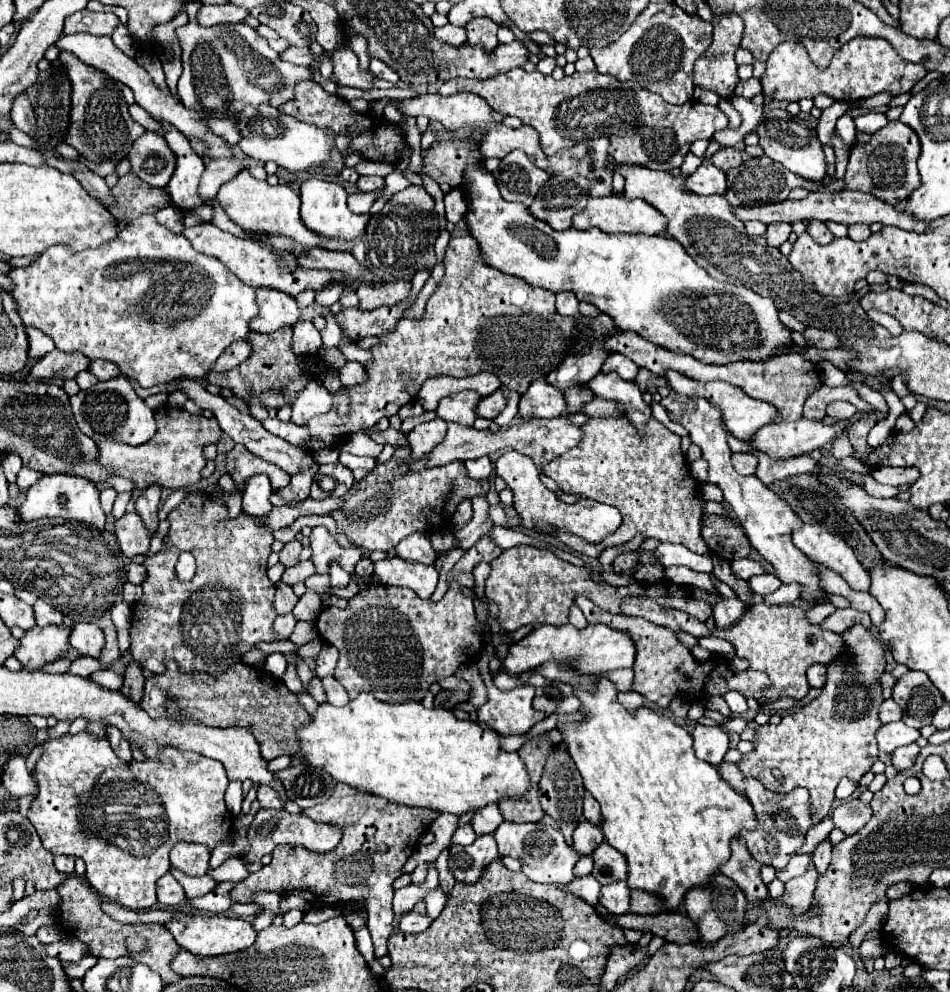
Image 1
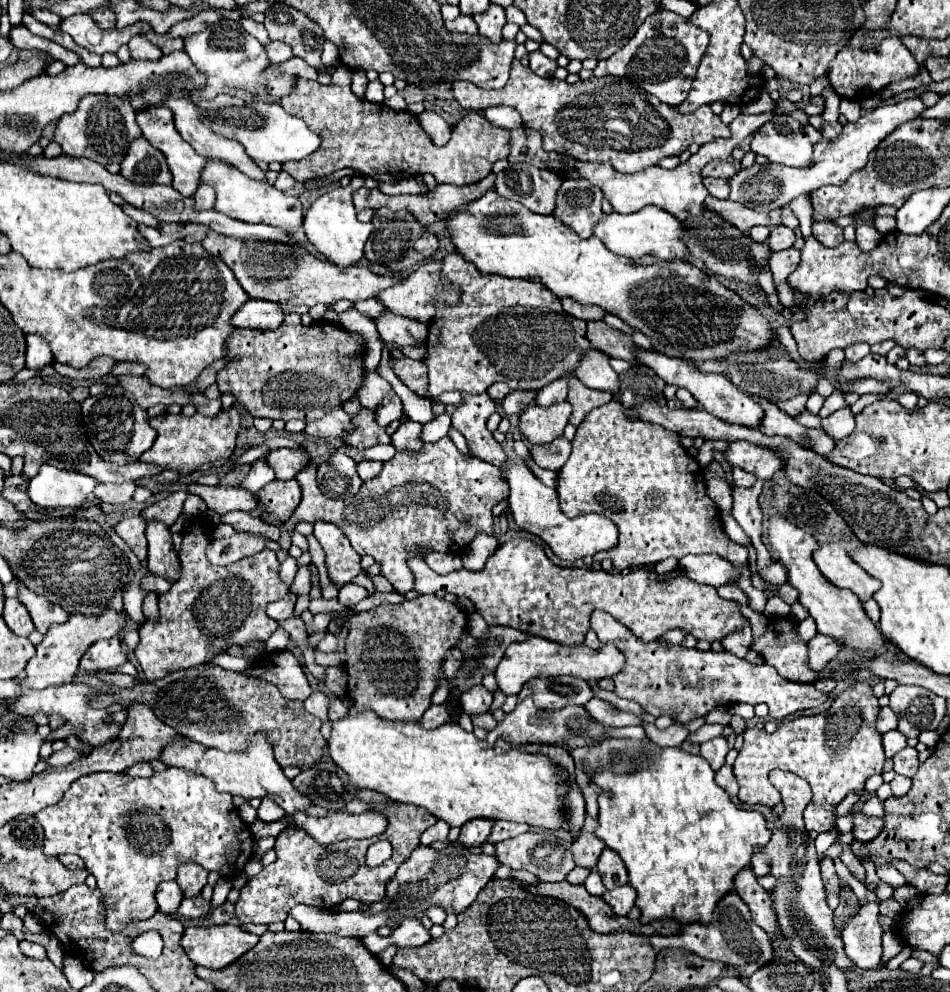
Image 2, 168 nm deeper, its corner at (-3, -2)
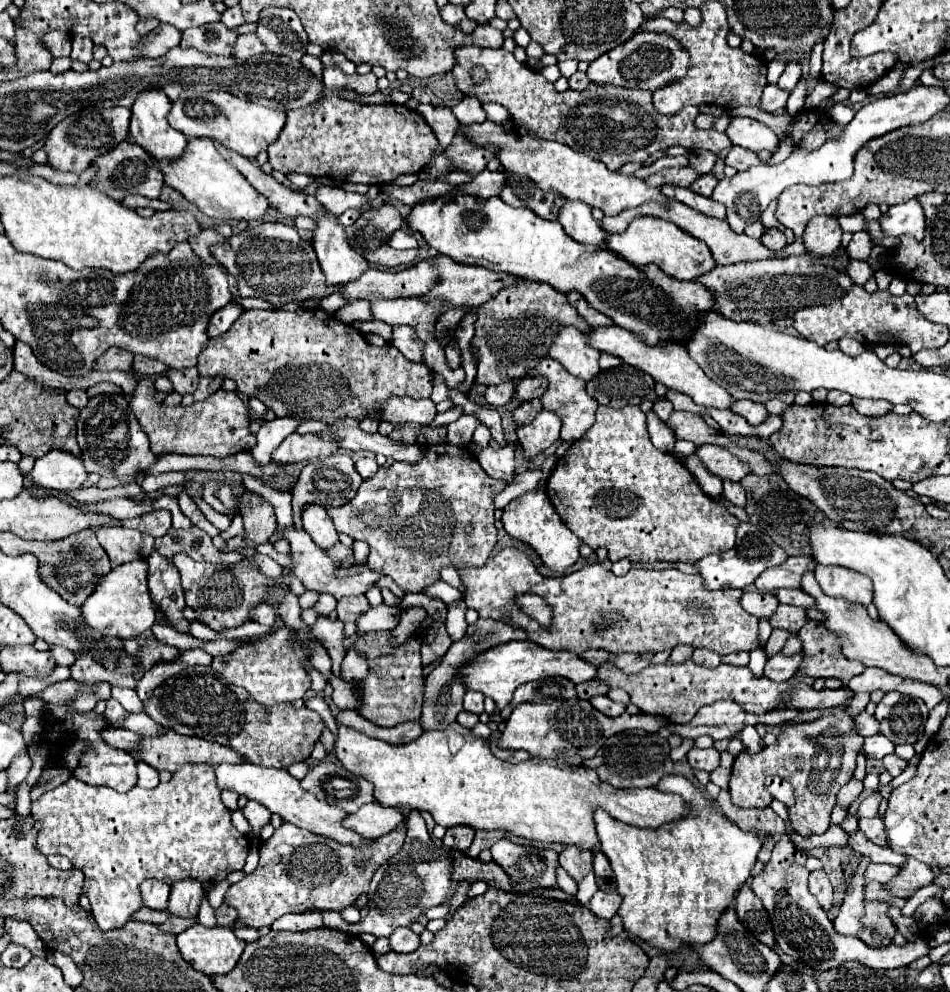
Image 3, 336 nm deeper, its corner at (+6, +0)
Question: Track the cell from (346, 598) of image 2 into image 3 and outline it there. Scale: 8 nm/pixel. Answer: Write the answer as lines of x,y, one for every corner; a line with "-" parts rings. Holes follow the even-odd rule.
363,594
361,596
347,596
337,602
337,616
341,622
355,622
357,616
363,614
367,608
369,608
369,602

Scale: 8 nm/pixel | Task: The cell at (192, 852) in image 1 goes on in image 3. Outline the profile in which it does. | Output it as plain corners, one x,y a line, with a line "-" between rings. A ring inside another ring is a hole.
183,878
171,886
167,910
175,916
197,916
203,896
201,882
195,882
195,878

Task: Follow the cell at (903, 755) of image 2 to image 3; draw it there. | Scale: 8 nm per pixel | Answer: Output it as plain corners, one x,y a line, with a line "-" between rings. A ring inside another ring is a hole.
889,754
887,758
883,758
883,764
885,764
885,770
887,770
893,778
899,776
899,774
907,768
907,760
899,758
897,754

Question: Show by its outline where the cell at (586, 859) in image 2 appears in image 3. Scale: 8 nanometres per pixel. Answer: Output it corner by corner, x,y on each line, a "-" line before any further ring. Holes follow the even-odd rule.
565,846
559,854
559,864
579,882
593,870
593,852
579,850
579,846

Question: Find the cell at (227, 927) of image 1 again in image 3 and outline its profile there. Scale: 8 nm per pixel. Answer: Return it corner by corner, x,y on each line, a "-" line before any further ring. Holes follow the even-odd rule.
193,924
177,936
177,946
189,966
213,976
233,970
245,942
239,940
227,926
207,928
203,924

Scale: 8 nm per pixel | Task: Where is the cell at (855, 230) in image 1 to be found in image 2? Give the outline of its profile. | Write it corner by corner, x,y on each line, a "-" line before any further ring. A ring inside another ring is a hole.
870,226
856,228
856,244
860,246
860,250
870,252
880,244
880,240
882,240
882,234
876,232
874,228
870,228

